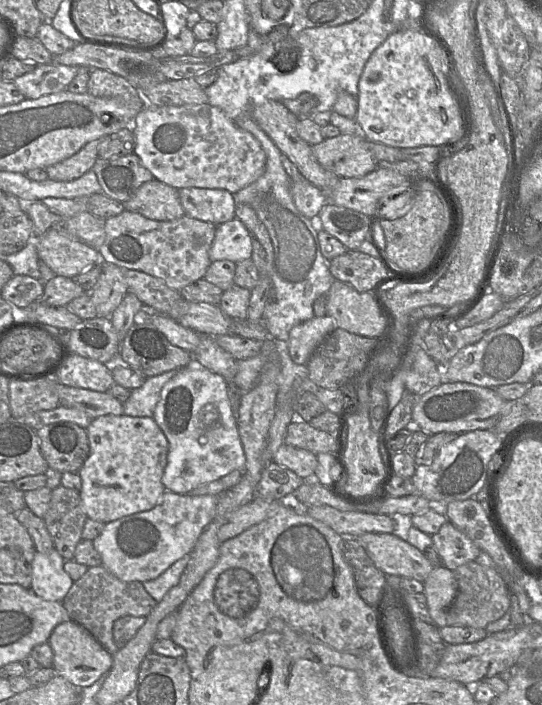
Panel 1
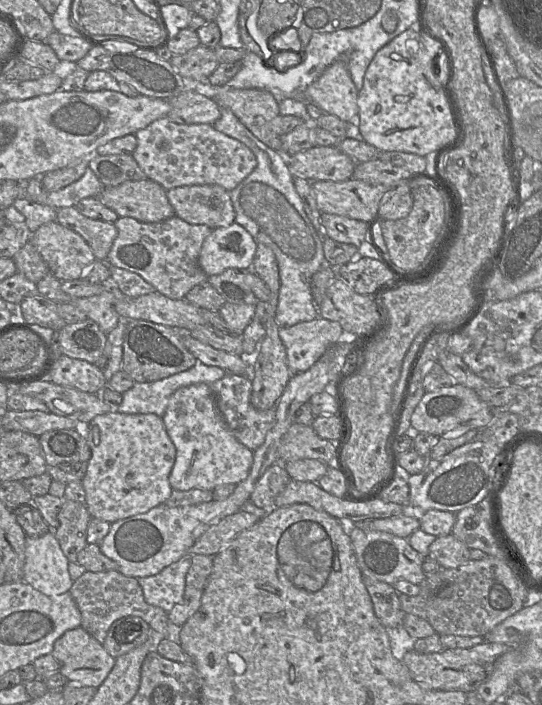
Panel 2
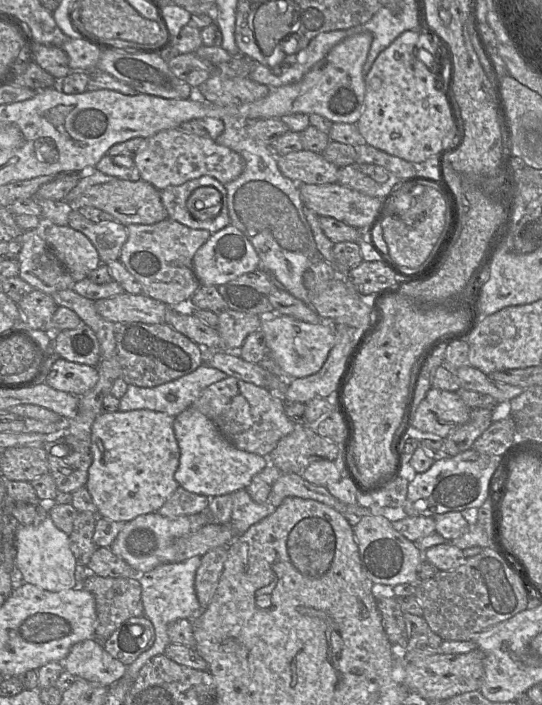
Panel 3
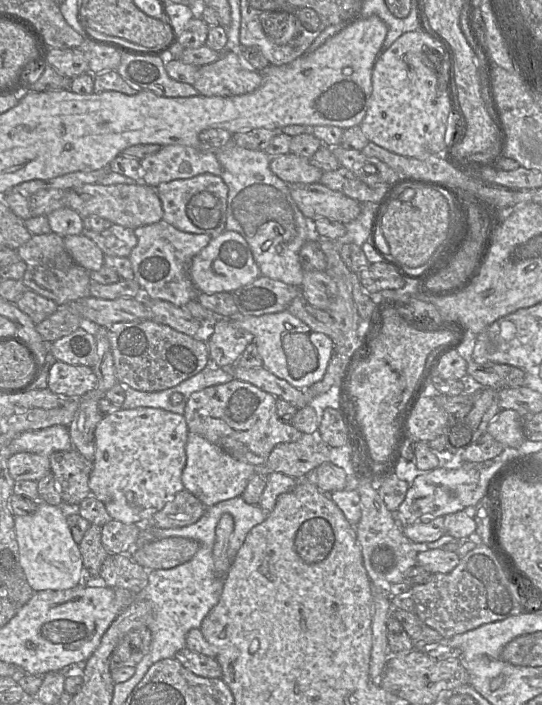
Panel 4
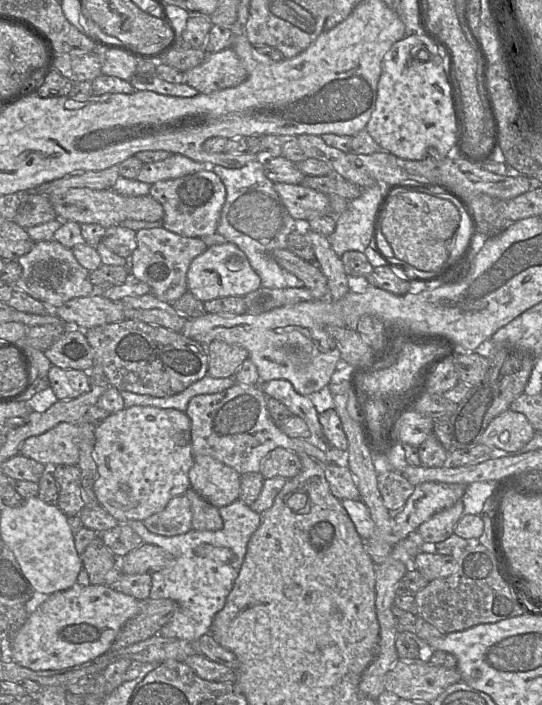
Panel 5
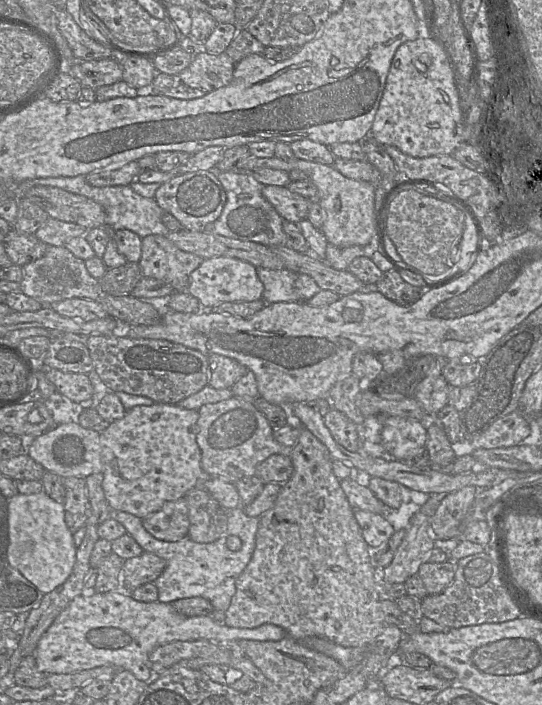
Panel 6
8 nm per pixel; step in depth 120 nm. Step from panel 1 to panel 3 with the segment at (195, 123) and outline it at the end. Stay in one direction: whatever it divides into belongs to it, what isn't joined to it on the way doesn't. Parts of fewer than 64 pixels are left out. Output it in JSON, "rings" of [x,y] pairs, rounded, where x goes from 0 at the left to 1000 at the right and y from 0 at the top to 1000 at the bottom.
{"rings":[[[328,182],[301,184],[266,197],[268,201],[245,228],[258,254],[293,271],[373,250],[393,251],[417,262],[439,252],[452,238],[450,226],[434,214],[400,204],[395,199],[341,189]]]}

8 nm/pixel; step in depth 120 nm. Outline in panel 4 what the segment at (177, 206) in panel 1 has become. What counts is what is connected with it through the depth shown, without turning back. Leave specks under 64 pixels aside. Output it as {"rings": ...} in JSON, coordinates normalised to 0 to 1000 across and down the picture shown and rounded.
{"rings":[[[155,261],[122,271],[122,292],[140,299],[151,309],[177,305],[244,326],[284,318],[301,309],[297,285],[288,268],[269,261]]]}

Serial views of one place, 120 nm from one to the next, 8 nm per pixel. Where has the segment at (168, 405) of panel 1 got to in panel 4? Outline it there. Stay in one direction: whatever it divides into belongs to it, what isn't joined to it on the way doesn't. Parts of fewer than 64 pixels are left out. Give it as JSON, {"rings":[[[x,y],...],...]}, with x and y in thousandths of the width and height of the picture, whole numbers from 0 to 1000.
{"rings":[[[347,613],[341,643],[343,657],[334,674],[336,687],[339,694],[369,709],[380,721],[445,704],[463,675],[489,667],[489,658],[470,661],[441,654],[360,614]]]}

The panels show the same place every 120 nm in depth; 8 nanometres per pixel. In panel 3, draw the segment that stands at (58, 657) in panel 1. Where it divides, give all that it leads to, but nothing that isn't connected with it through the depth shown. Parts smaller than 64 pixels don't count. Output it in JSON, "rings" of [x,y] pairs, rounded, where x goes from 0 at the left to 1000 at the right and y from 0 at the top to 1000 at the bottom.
{"rings":[[[175,905],[137,913],[124,930],[109,939],[118,952],[140,962],[197,974],[234,955],[234,945],[207,932]]]}

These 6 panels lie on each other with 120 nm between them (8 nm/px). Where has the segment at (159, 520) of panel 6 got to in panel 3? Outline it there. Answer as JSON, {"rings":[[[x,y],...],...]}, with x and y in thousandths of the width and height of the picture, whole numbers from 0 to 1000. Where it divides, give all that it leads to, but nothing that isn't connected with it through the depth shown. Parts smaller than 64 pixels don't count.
{"rings":[[[330,689],[290,726],[310,735],[360,730],[382,725],[387,708]]]}

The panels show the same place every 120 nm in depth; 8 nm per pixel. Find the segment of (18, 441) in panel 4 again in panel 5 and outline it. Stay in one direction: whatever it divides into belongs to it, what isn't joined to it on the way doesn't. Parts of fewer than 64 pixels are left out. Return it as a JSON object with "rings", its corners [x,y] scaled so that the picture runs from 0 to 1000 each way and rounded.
{"rings":[[[114,599],[87,613],[50,621],[35,643],[89,664],[142,660],[146,652],[144,601]]]}

